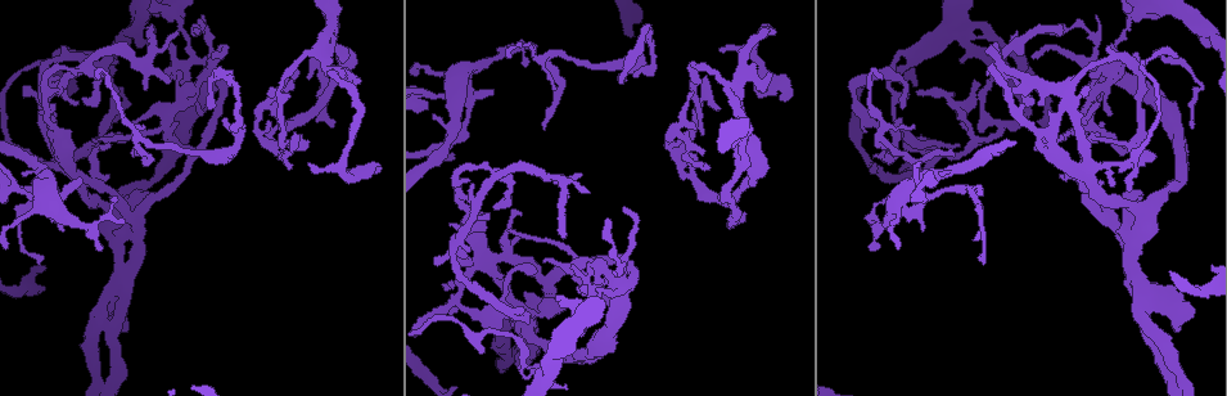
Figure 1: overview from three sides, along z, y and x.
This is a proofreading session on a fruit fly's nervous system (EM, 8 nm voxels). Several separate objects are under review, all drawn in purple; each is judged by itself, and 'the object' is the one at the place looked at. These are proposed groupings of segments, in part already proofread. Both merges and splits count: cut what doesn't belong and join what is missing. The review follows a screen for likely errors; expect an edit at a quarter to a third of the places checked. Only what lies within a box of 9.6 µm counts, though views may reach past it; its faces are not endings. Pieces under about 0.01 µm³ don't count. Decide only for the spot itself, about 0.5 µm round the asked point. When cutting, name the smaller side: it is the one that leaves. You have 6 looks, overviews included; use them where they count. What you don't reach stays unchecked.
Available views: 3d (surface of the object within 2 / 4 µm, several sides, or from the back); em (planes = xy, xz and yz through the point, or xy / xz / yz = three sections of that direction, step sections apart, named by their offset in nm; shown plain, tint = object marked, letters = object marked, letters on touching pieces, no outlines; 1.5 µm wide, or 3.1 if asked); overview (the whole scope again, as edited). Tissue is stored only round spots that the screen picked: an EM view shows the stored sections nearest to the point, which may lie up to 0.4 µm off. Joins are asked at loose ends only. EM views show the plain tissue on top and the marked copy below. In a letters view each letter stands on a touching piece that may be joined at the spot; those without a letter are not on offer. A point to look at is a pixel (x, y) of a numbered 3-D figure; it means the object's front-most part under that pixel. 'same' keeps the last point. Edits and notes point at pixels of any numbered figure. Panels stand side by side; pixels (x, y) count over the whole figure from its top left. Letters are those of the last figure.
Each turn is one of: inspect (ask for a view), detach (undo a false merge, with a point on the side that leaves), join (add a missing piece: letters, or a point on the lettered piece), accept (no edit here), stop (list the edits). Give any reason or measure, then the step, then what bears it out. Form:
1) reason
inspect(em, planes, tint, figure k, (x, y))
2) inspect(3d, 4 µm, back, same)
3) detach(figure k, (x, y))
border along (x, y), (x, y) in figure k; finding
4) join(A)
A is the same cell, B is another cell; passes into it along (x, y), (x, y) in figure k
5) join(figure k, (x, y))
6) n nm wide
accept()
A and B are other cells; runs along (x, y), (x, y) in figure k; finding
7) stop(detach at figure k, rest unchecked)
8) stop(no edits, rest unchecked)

tapers out
inspect(3d, 4 µm, back, figure 1, (772, 74))

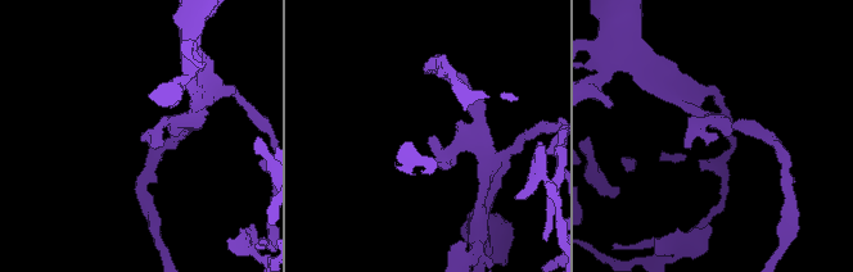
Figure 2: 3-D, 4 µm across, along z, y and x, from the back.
inspect(em, planes, letters, figure 2, (432, 137))

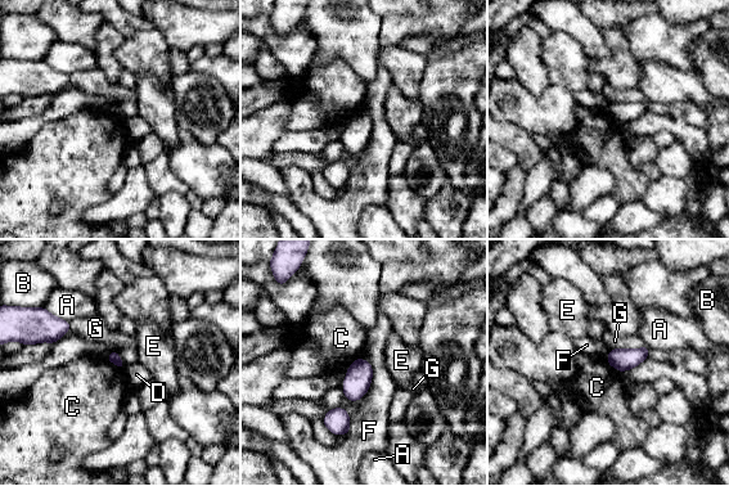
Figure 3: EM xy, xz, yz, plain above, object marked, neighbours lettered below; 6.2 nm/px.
G touches over 220 nm
accept()
A, B, C, D, E, F and G are other cells; border along (360, 358), (372, 368), (368, 391) in figure 3; no lettered piece goes on from it

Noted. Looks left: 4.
touches itself
inspect(3d, 2 µm, figure 1, (955, 102))

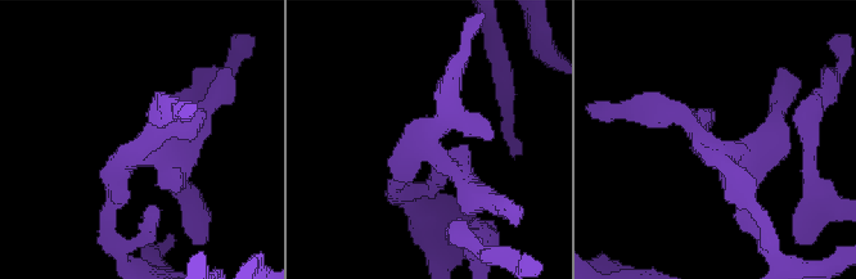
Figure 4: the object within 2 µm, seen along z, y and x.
shape alone is not enough
inspect(em, planes, letters, figure 4, (431, 144))

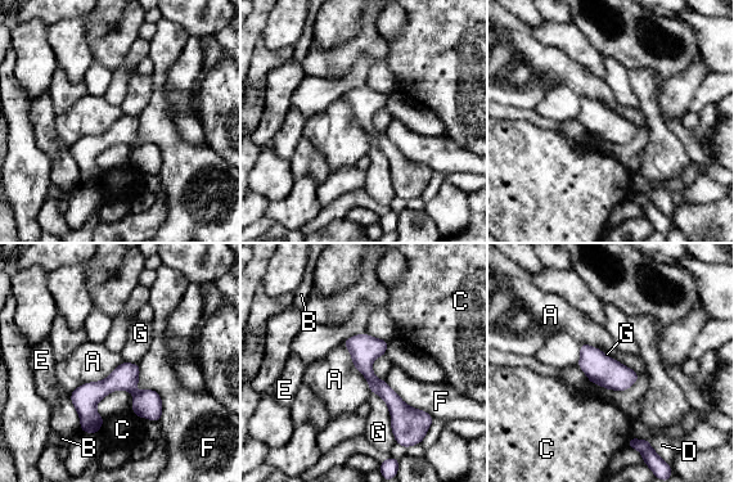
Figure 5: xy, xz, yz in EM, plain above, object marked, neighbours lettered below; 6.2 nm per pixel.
A touches over 400 nm
accept()
A, B, C, D, E, F and G are other cells; one neuron here

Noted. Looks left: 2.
stop(no edits, rest unchecked)

